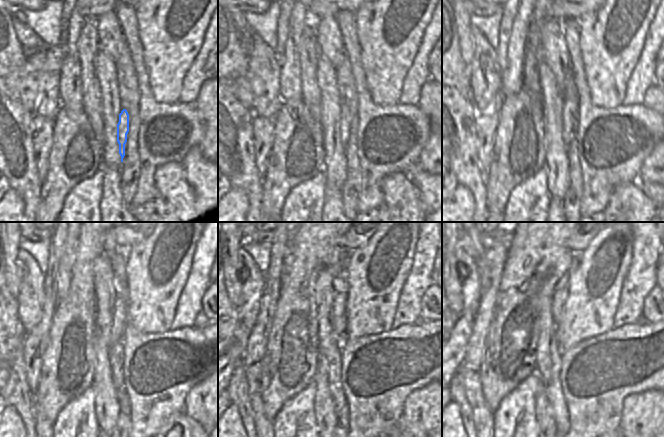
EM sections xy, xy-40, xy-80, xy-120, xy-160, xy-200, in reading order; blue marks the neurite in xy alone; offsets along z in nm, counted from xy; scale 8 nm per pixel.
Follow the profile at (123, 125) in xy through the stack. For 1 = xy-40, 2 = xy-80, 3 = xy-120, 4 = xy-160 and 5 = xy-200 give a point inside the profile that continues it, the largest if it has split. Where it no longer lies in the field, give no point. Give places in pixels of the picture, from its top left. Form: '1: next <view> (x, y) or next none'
1: next xy-40 (346, 115)
2: next xy-80 (570, 104)
3: next xy-120 (119, 323)
4: next xy-160 (338, 317)
5: next xy-200 (560, 293)

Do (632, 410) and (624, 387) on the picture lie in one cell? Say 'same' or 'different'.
different

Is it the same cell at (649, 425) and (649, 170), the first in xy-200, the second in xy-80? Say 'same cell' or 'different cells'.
same cell

